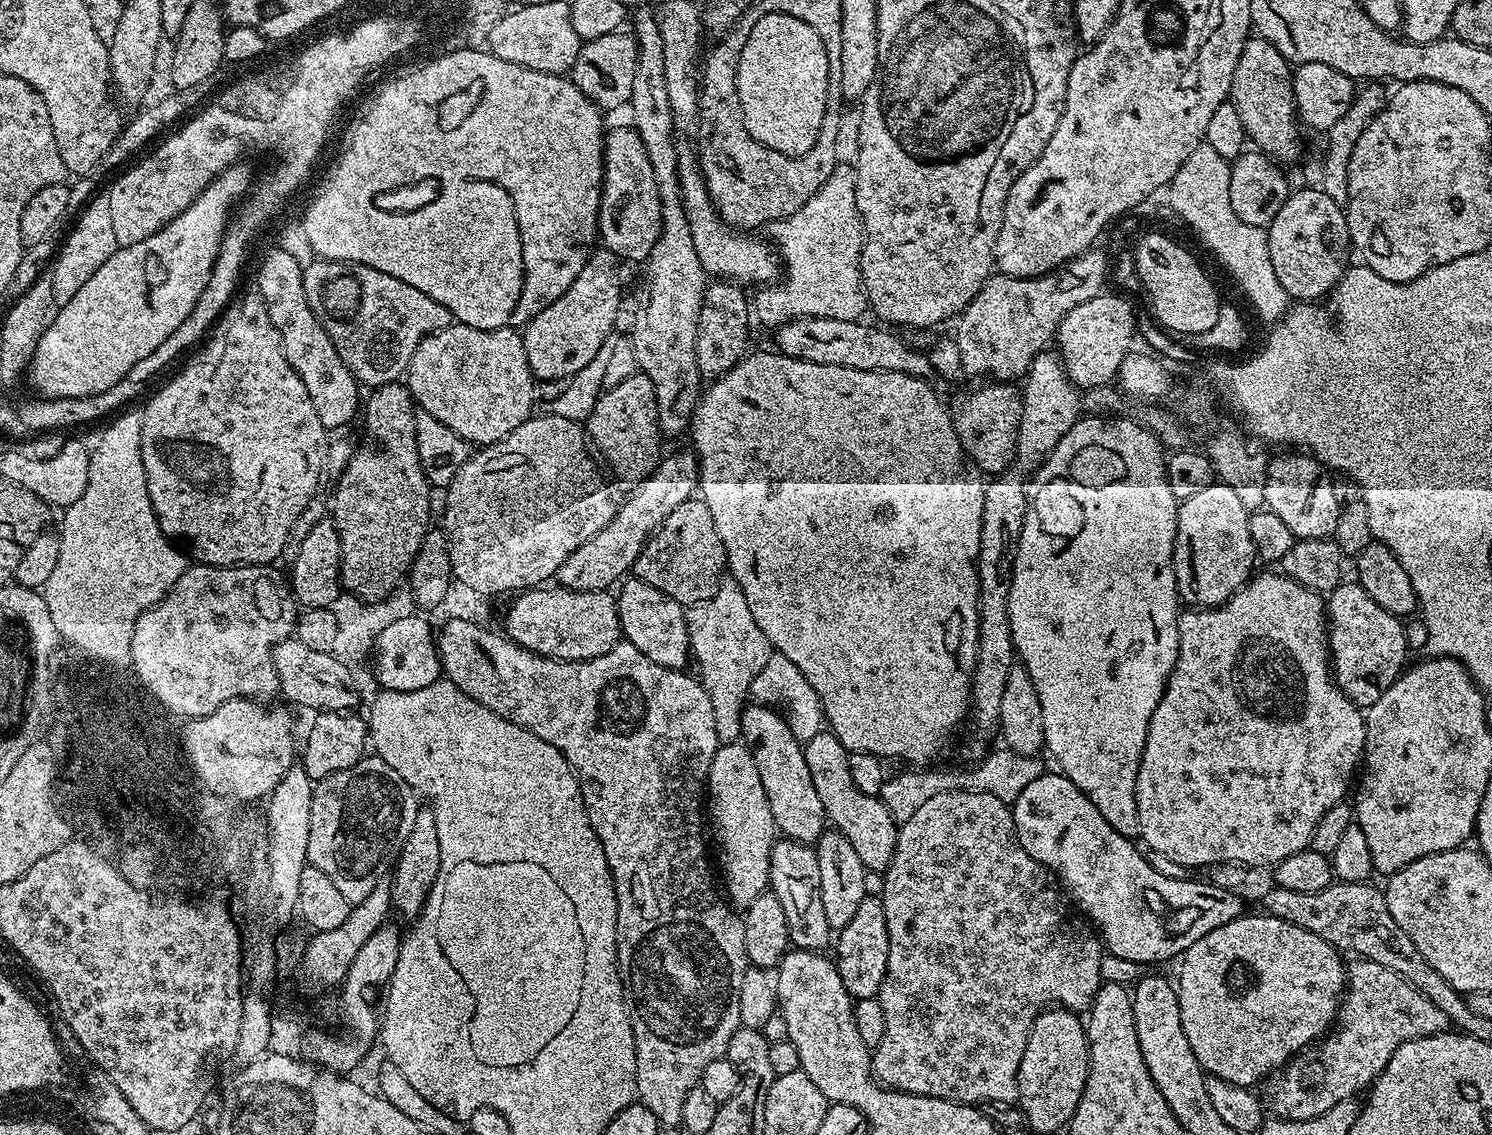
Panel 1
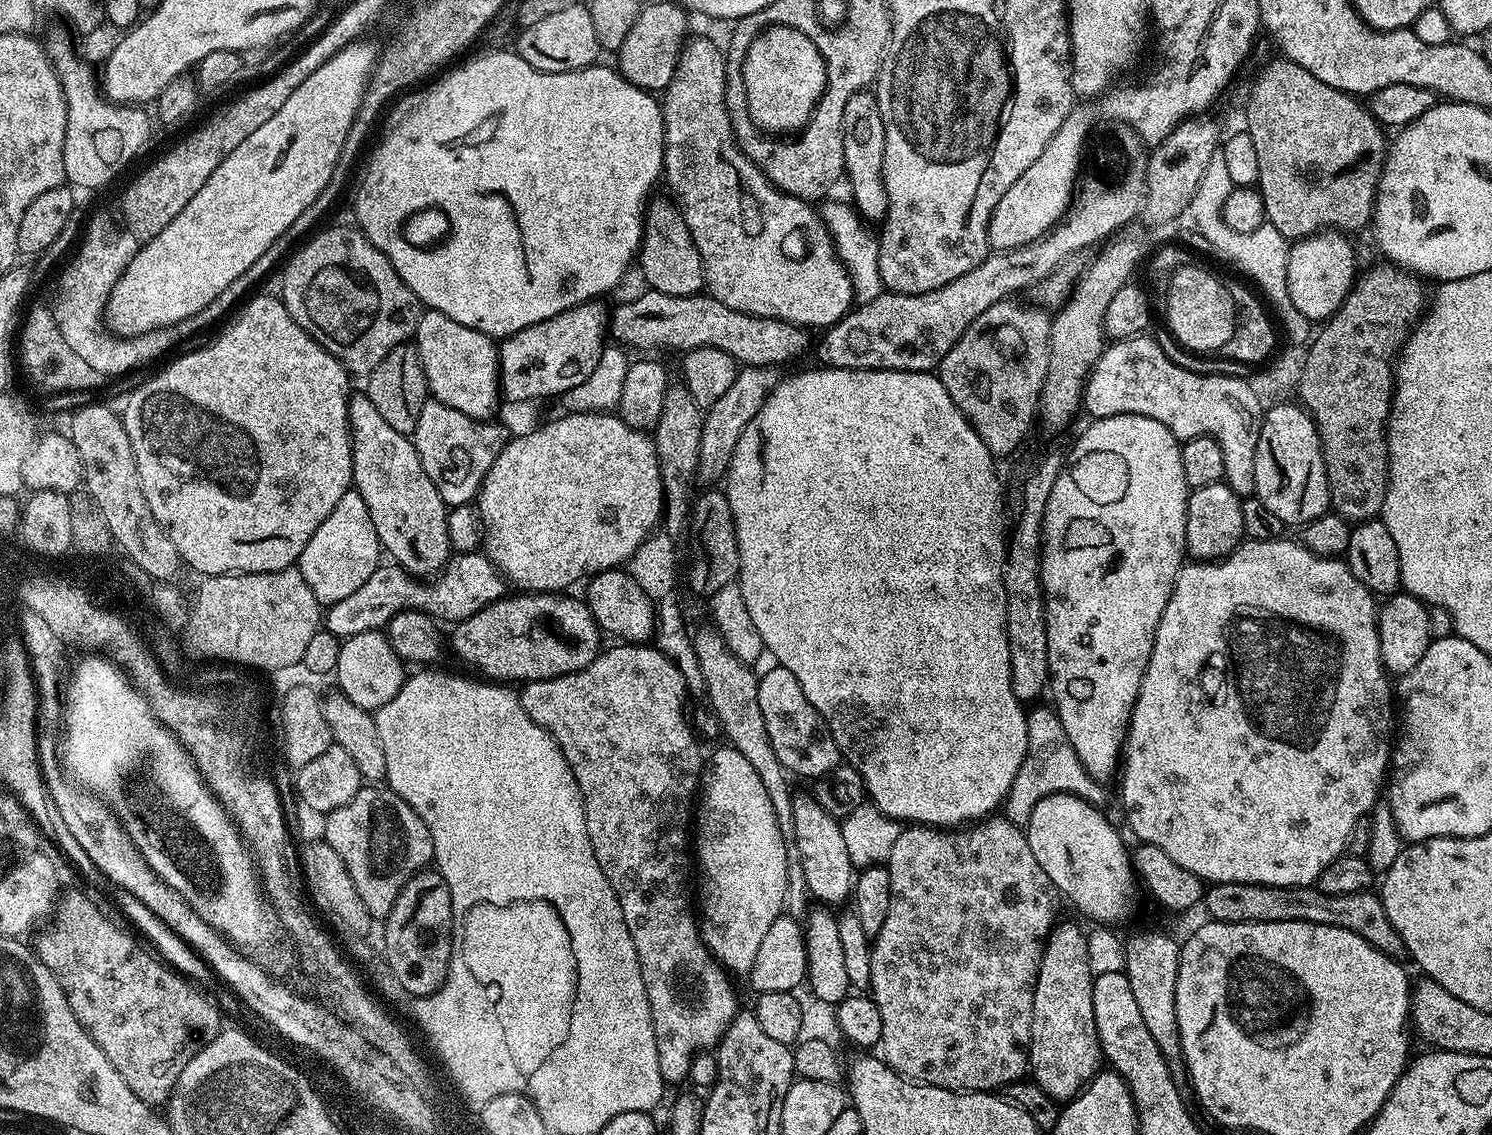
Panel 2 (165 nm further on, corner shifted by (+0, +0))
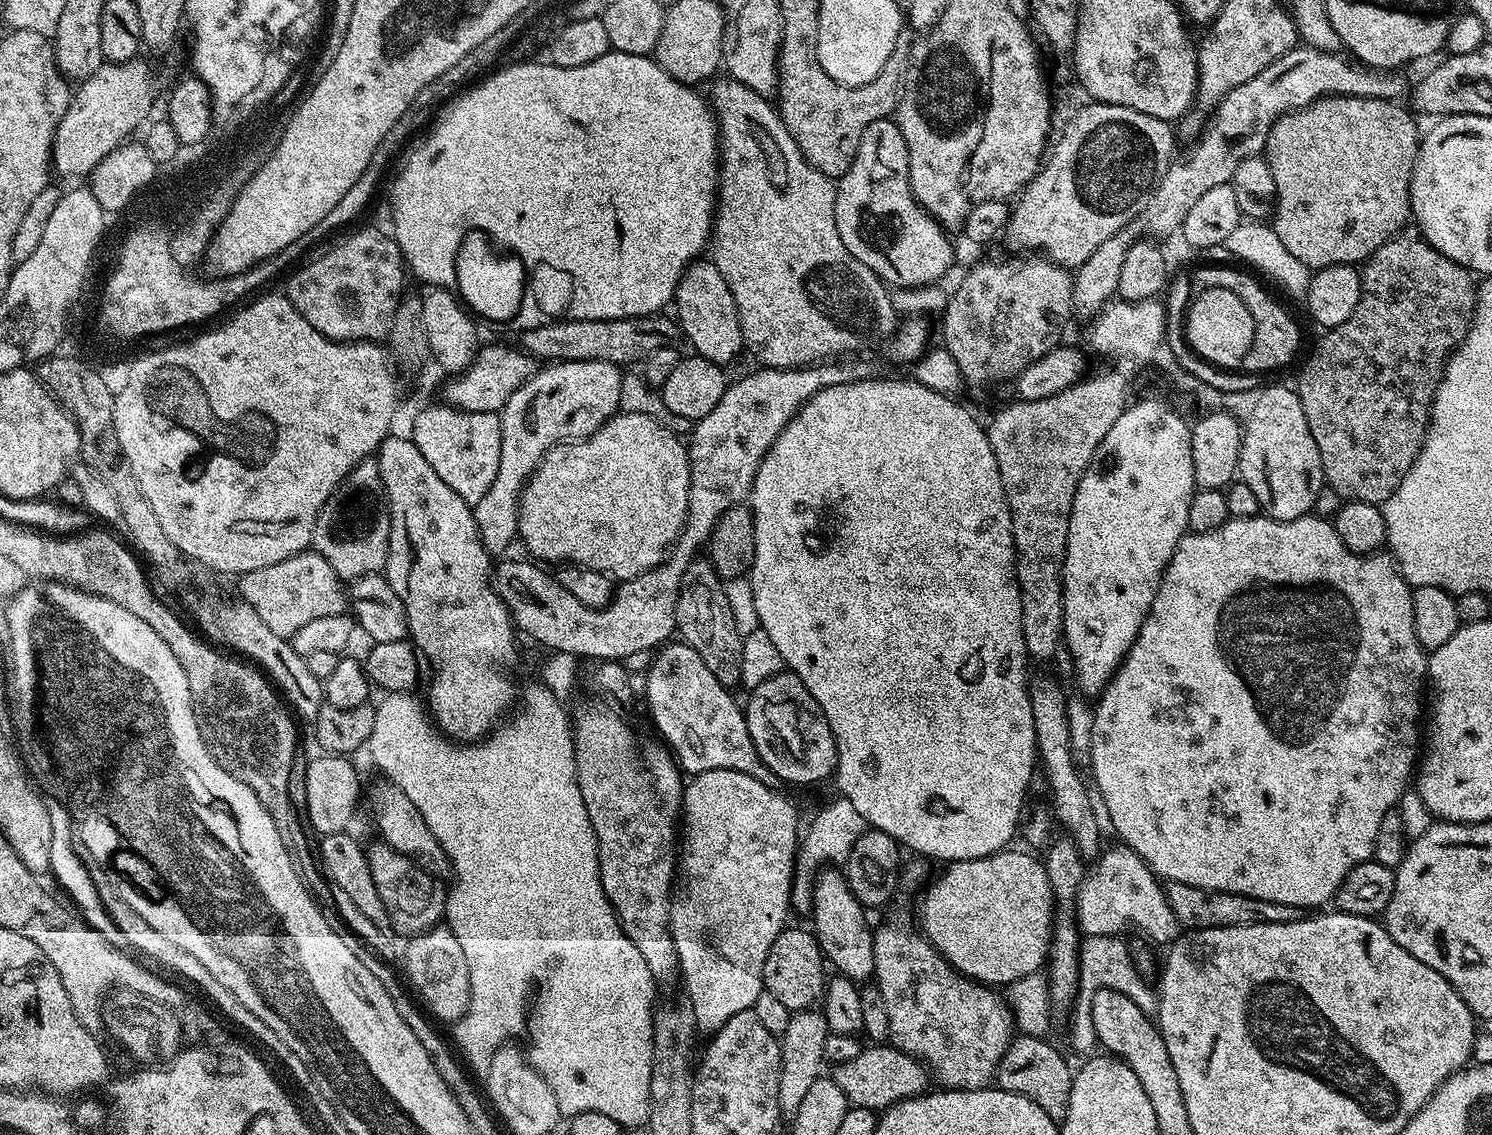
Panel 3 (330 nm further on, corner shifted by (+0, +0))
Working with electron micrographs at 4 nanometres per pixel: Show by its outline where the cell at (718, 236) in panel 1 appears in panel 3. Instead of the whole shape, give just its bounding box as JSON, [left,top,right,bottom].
[710,78,898,368]

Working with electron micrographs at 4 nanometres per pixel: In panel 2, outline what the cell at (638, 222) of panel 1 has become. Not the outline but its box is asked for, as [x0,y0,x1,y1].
[638,199,705,296]

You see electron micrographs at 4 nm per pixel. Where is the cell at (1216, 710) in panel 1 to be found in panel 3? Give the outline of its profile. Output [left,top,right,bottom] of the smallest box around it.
[1090,514,1429,910]

